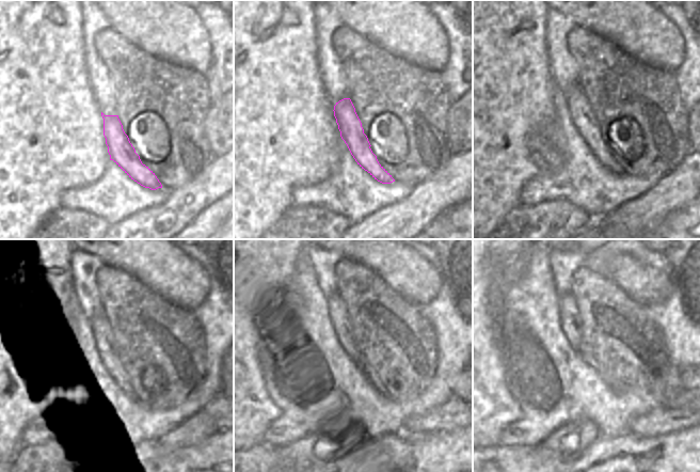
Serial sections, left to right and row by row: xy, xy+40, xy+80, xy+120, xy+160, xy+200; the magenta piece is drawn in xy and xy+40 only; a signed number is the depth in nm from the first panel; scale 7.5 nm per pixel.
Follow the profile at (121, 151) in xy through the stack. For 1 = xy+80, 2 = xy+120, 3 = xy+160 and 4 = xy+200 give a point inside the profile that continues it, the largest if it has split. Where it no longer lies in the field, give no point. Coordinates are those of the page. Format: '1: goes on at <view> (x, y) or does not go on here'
1: goes on at xy+80 (582, 113)
2: goes on at xy+120 (99, 332)
3: goes on at xy+160 (336, 309)
4: goes on at xy+200 (570, 318)

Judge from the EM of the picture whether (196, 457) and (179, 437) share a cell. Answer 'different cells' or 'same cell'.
different cells

